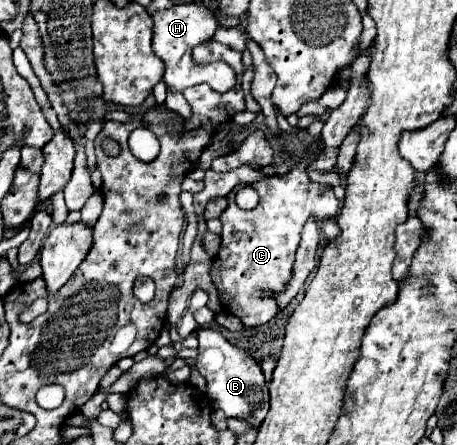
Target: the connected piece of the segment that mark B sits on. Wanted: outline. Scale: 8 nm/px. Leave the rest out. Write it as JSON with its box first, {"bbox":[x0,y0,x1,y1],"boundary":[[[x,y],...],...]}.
{"bbox":[195,328,269,426],"boundary":[[[203,328],[197,330],[199,348],[195,366],[207,380],[207,396],[213,408],[225,412],[227,418],[243,418],[251,426],[259,426],[269,410],[269,392],[265,388],[265,378],[261,366],[241,348],[229,344],[219,330]]]}

